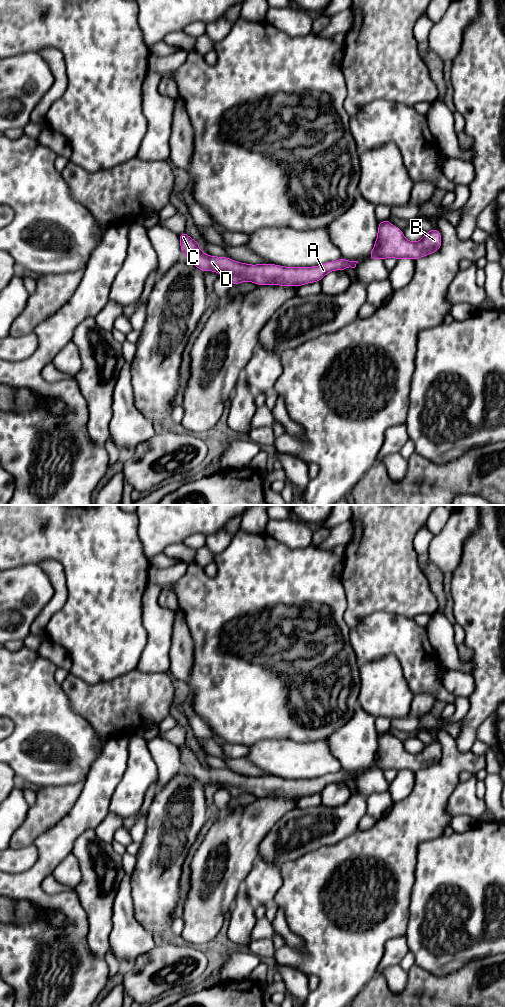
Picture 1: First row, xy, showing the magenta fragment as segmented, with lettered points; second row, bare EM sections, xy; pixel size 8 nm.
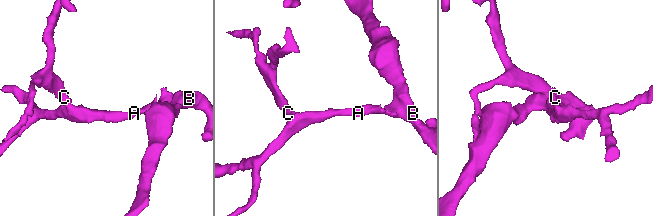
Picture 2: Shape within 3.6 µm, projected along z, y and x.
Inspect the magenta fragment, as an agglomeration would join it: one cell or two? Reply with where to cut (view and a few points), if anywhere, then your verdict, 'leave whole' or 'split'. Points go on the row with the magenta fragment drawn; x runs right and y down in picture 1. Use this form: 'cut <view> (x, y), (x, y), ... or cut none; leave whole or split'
cut none; leave whole

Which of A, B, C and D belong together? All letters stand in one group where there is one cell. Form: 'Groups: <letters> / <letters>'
Groups: A B C D

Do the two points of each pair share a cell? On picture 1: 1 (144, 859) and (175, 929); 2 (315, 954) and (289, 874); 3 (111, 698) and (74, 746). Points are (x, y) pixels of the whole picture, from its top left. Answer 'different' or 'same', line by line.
1: different
2: same
3: different

